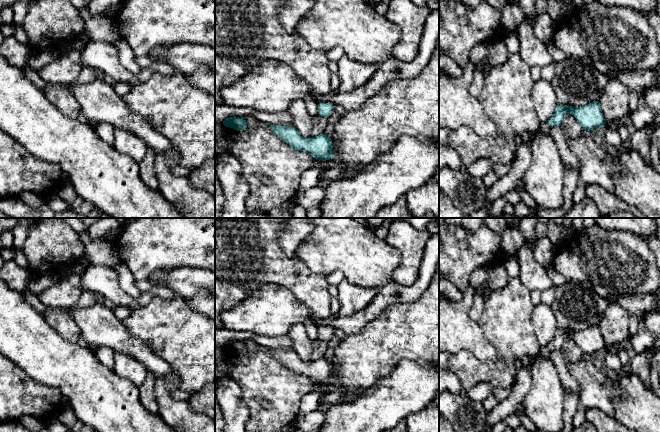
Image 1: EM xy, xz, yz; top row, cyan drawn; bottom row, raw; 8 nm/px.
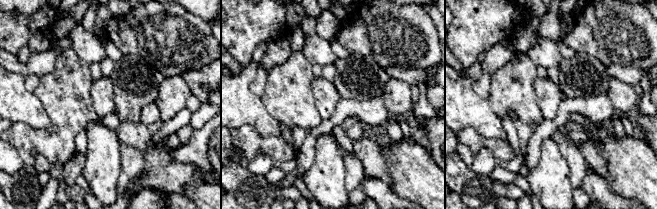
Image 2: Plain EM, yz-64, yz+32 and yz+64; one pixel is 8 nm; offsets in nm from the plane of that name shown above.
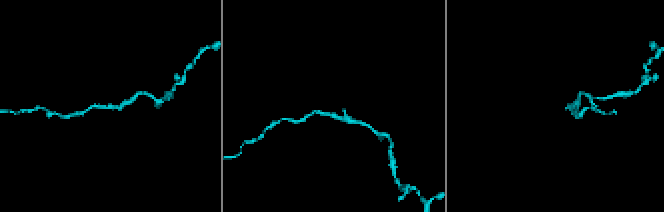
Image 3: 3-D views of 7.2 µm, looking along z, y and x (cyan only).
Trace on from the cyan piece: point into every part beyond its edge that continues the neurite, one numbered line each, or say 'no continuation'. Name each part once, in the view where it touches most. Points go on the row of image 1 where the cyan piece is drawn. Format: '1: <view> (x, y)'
1: xz (325, 98)

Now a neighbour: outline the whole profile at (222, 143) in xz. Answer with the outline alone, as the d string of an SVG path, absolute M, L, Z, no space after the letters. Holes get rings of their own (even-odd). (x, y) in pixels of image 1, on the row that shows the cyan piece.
M215 135L215 155L226 153L231 141L224 135Z

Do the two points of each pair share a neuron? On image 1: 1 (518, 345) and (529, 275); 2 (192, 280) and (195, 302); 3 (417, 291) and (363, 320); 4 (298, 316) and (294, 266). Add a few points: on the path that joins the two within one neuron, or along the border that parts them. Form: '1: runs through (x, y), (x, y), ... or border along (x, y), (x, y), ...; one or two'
1: border along (518, 277), (530, 291); two
2: border along (204, 290), (186, 298); two
3: runs through (404, 295), (399, 299), (384, 299), (376, 307); one
4: border along (276, 284), (286, 287), (307, 308), (310, 315); two

